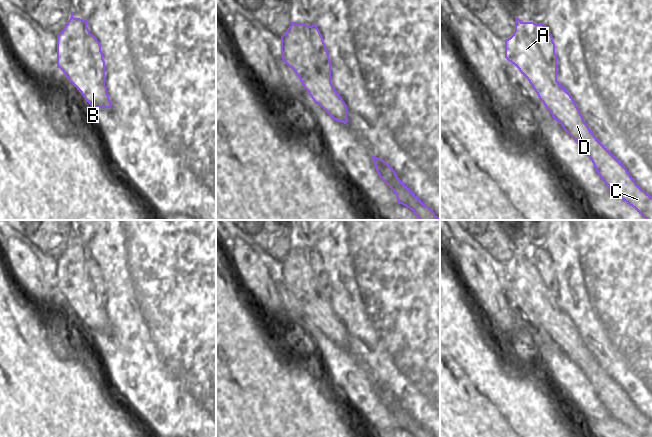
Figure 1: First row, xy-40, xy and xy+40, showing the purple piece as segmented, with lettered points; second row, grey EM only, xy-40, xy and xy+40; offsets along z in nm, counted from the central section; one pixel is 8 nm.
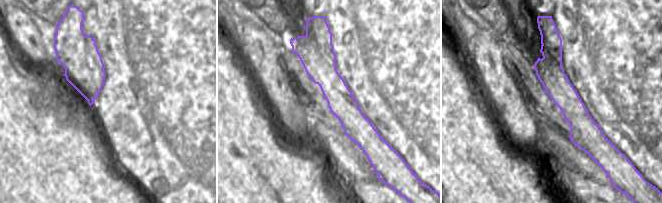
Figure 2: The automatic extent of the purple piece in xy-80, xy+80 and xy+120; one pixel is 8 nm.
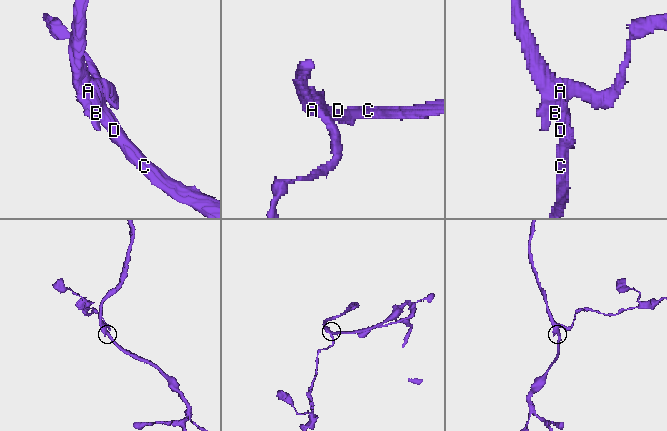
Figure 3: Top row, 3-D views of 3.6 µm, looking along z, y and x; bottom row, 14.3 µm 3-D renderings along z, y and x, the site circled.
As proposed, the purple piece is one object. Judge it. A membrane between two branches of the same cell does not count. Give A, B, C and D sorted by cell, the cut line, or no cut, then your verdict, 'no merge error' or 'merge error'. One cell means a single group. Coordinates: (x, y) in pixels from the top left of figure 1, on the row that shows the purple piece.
A C D / B | xy-40 (90, 33), (87, 37), (90, 74), (82, 83), (73, 84) | merge error

